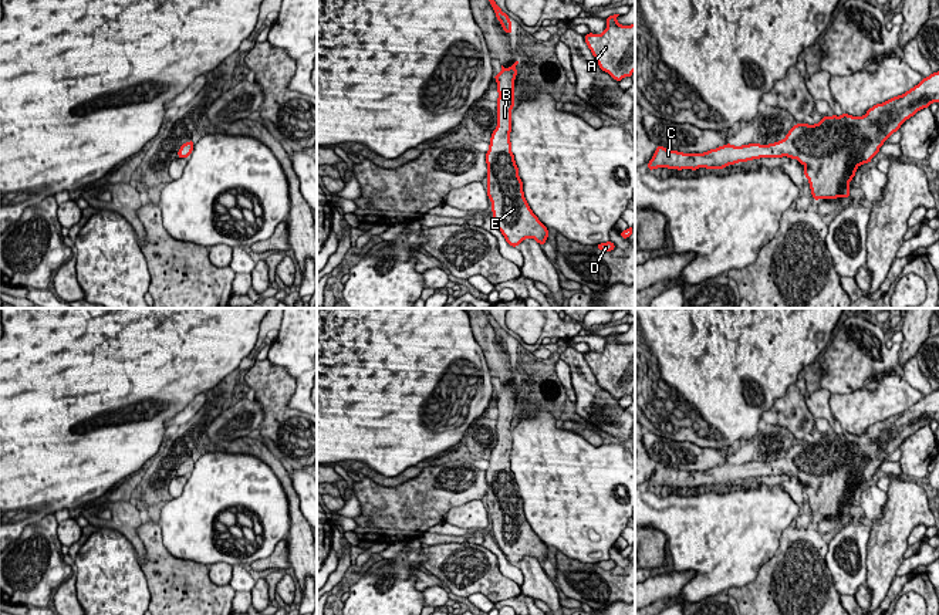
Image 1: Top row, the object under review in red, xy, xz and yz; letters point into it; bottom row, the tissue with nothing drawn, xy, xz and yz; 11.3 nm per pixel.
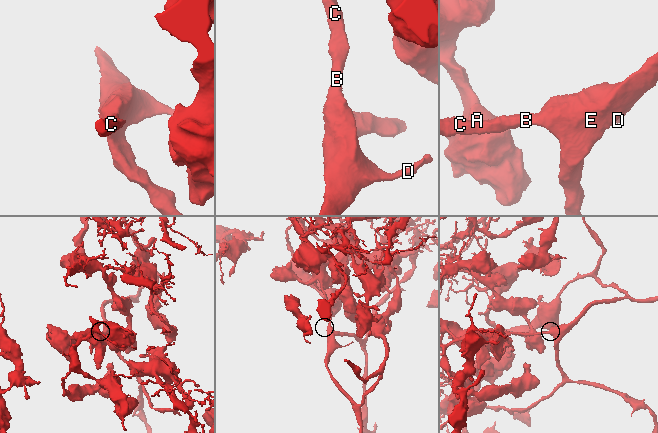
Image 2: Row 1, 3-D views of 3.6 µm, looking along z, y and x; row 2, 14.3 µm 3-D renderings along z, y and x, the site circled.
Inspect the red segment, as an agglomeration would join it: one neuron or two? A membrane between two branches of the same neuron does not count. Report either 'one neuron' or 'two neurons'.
one neuron

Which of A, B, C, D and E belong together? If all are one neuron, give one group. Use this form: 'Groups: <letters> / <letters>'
Groups: A B C D E

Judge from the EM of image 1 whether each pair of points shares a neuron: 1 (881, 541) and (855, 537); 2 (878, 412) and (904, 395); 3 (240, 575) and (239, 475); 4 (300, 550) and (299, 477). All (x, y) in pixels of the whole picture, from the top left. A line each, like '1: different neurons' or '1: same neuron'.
1: different neurons
2: same neuron
3: different neurons
4: different neurons

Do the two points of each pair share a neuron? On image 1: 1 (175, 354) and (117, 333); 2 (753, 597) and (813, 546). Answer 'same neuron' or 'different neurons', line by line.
1: same neuron
2: same neuron

